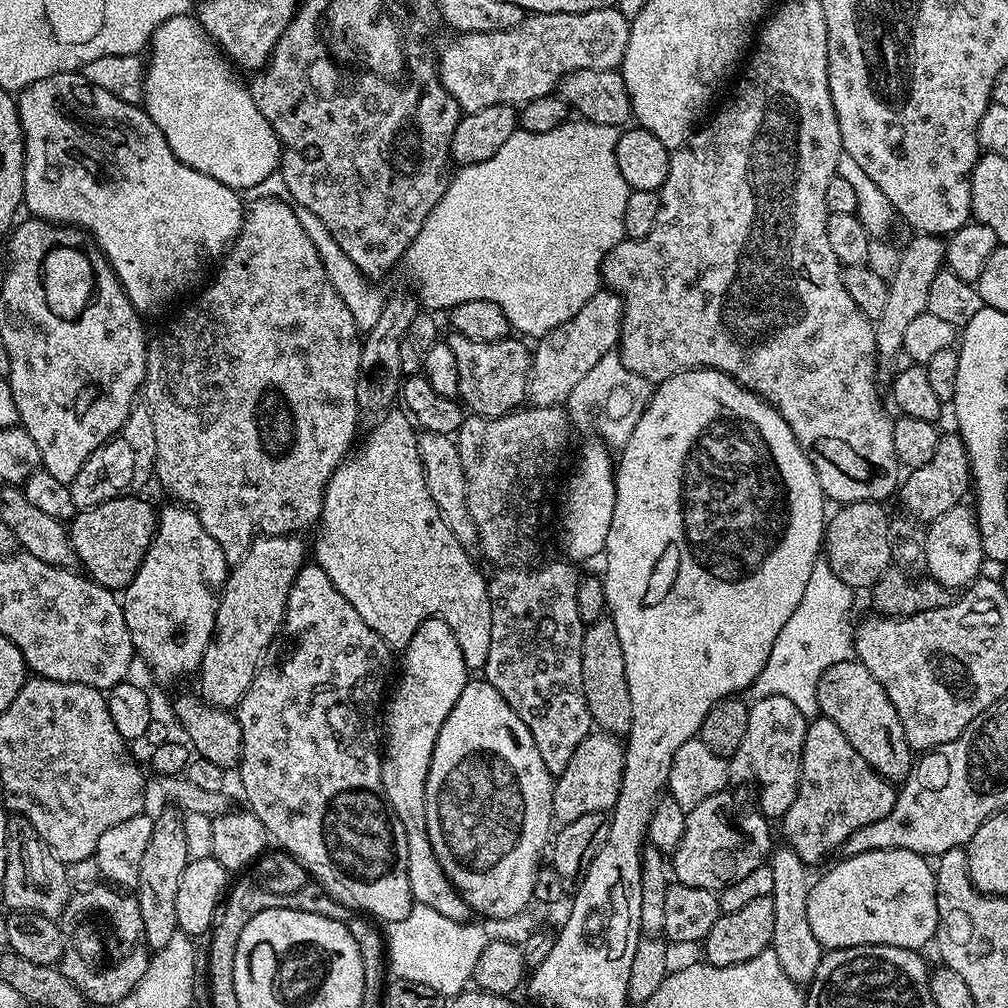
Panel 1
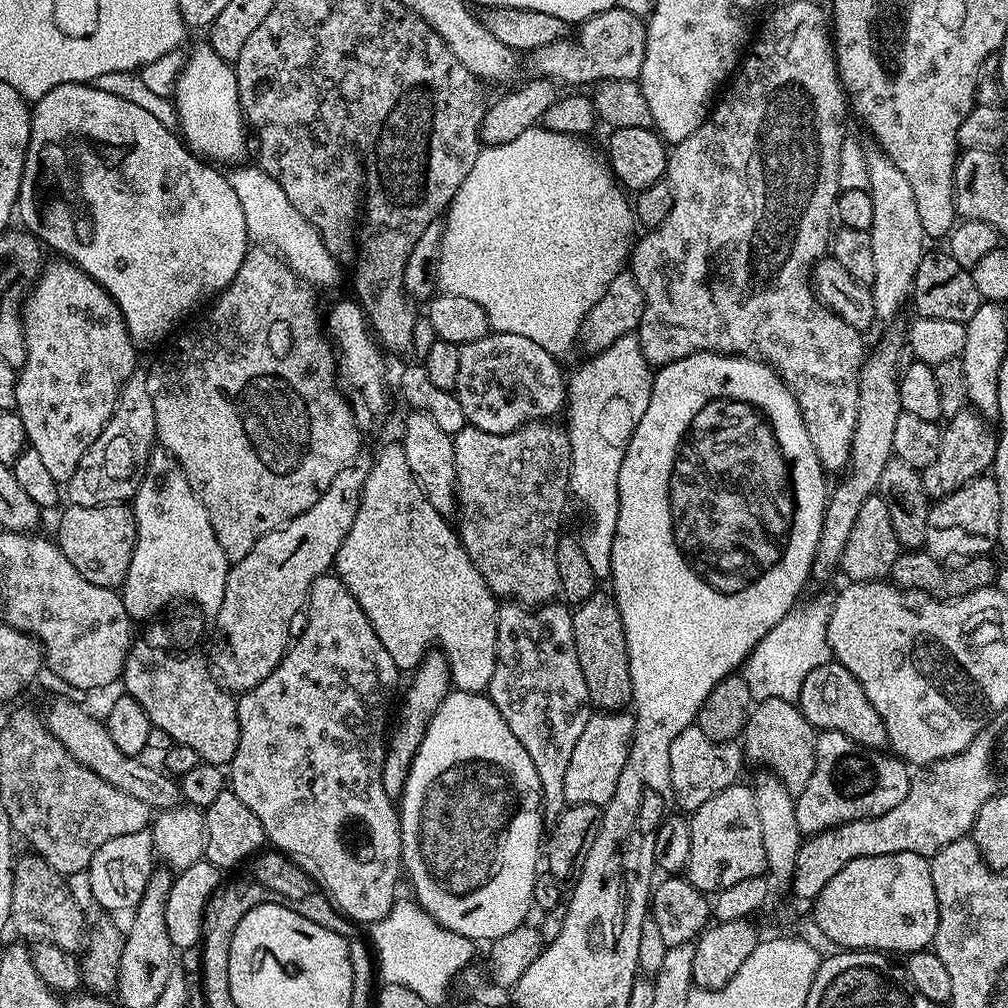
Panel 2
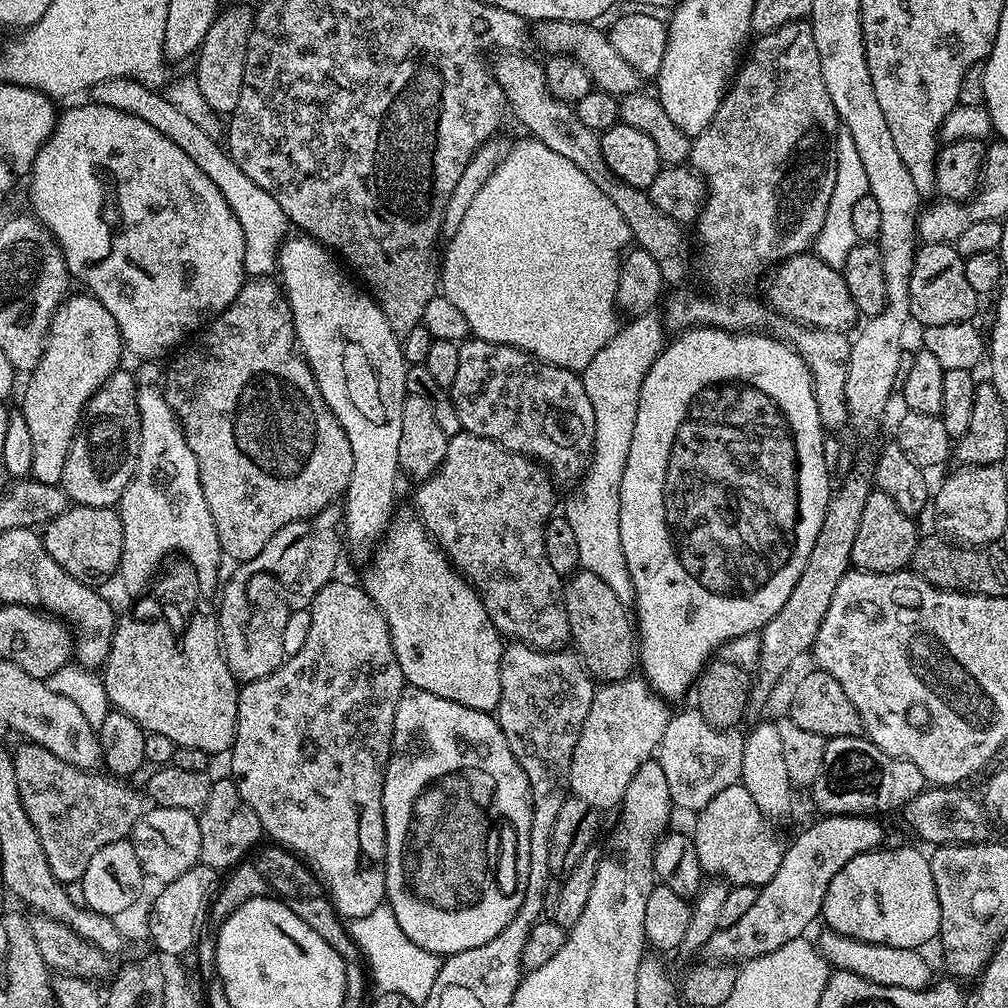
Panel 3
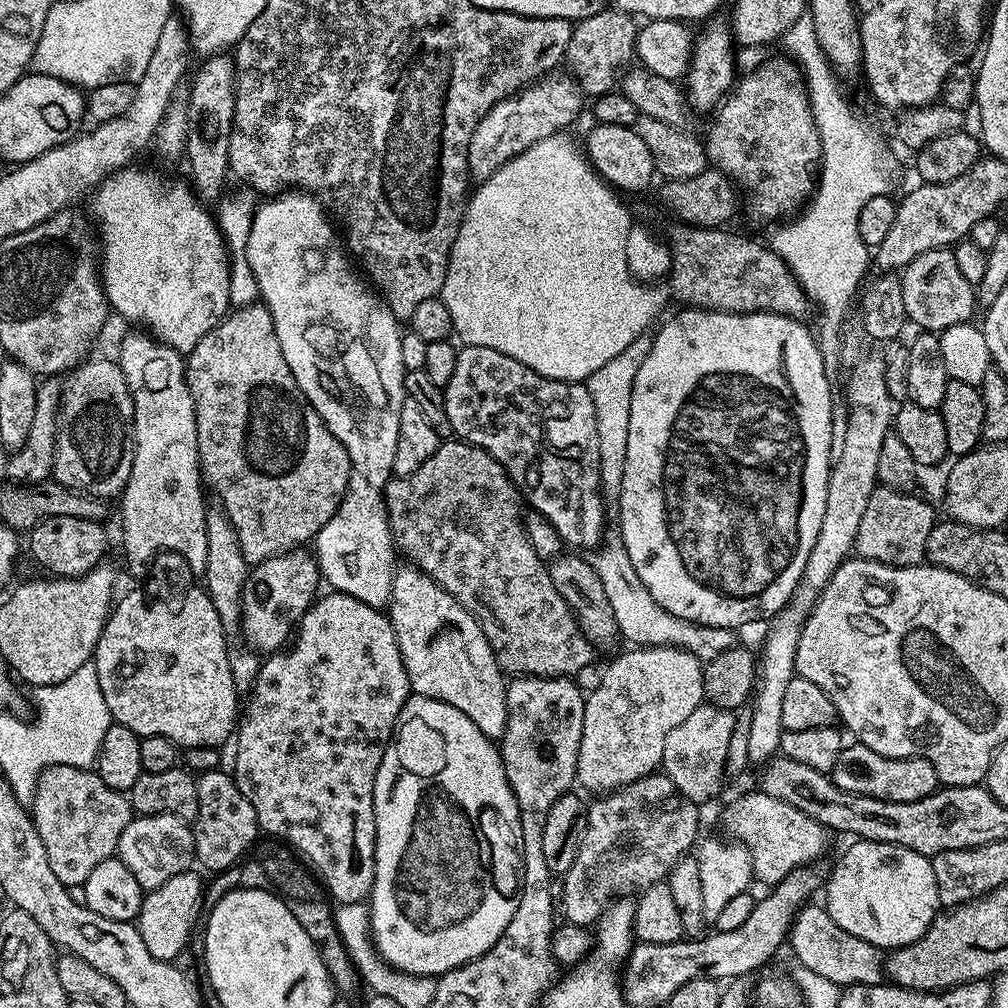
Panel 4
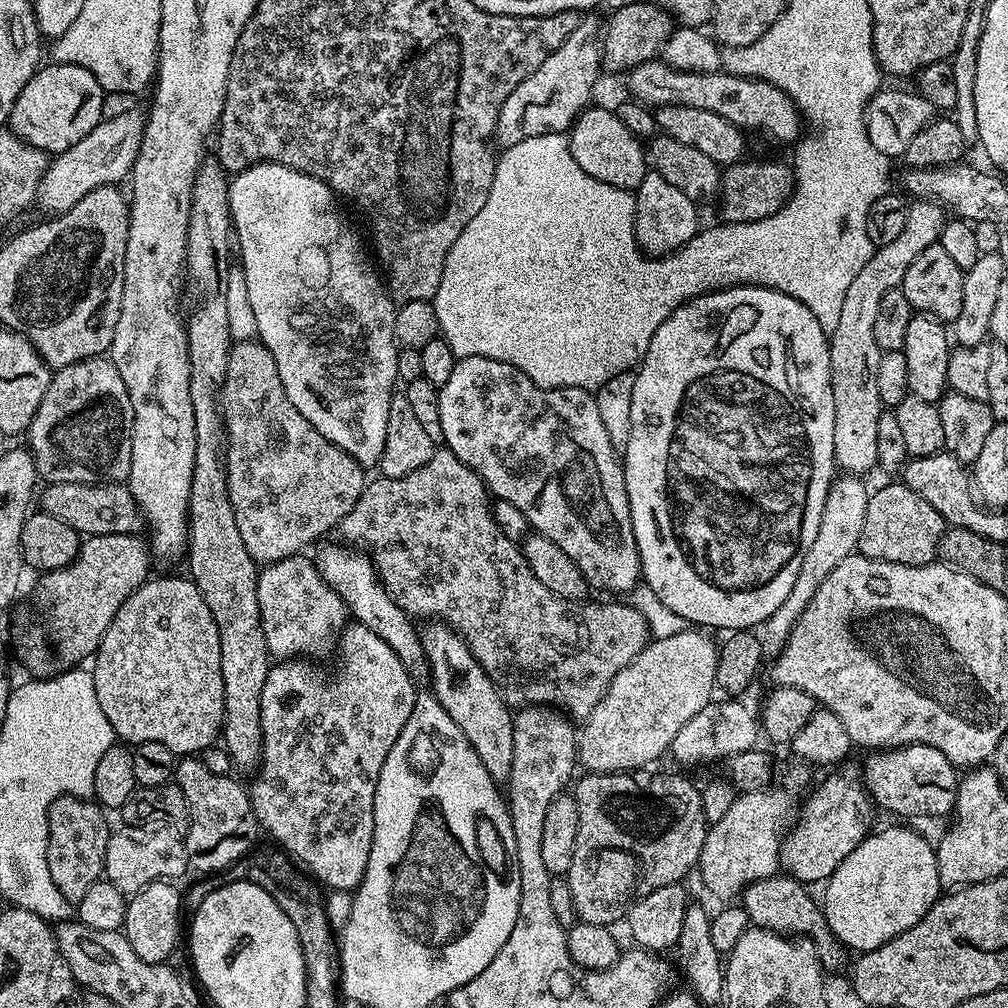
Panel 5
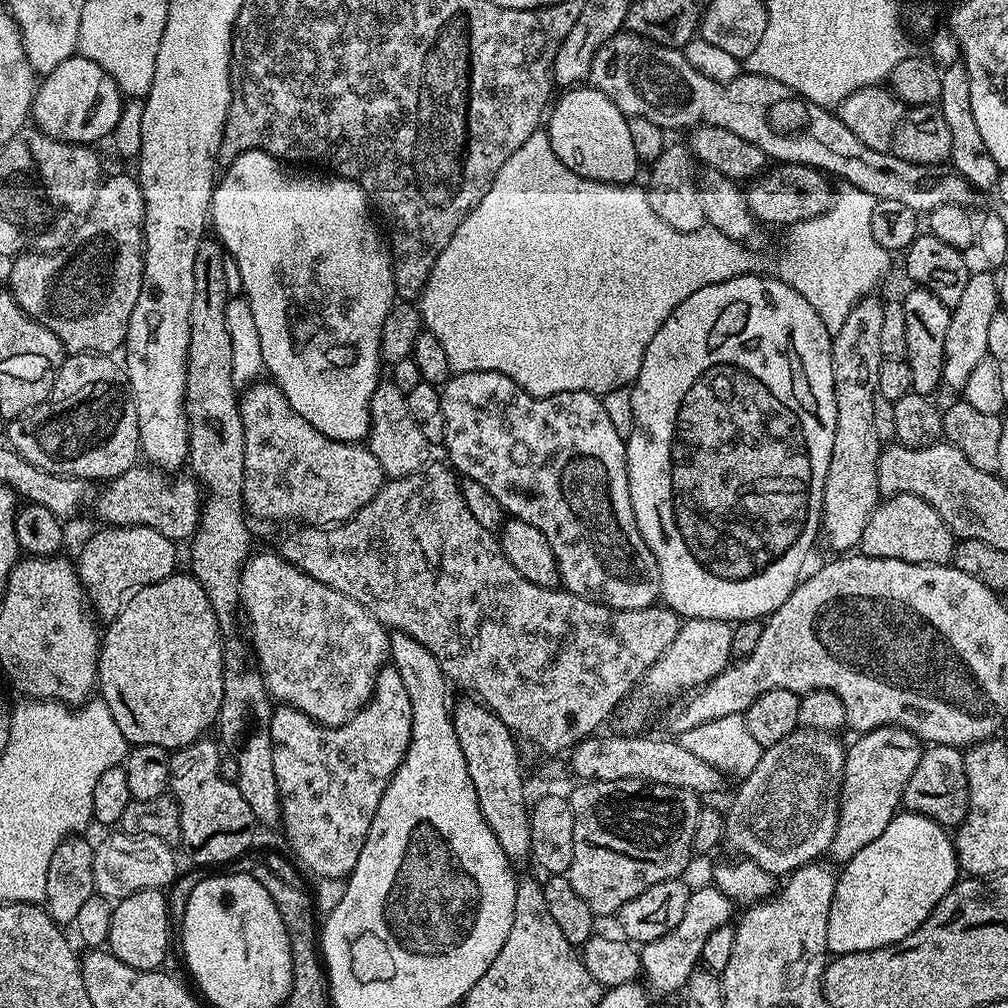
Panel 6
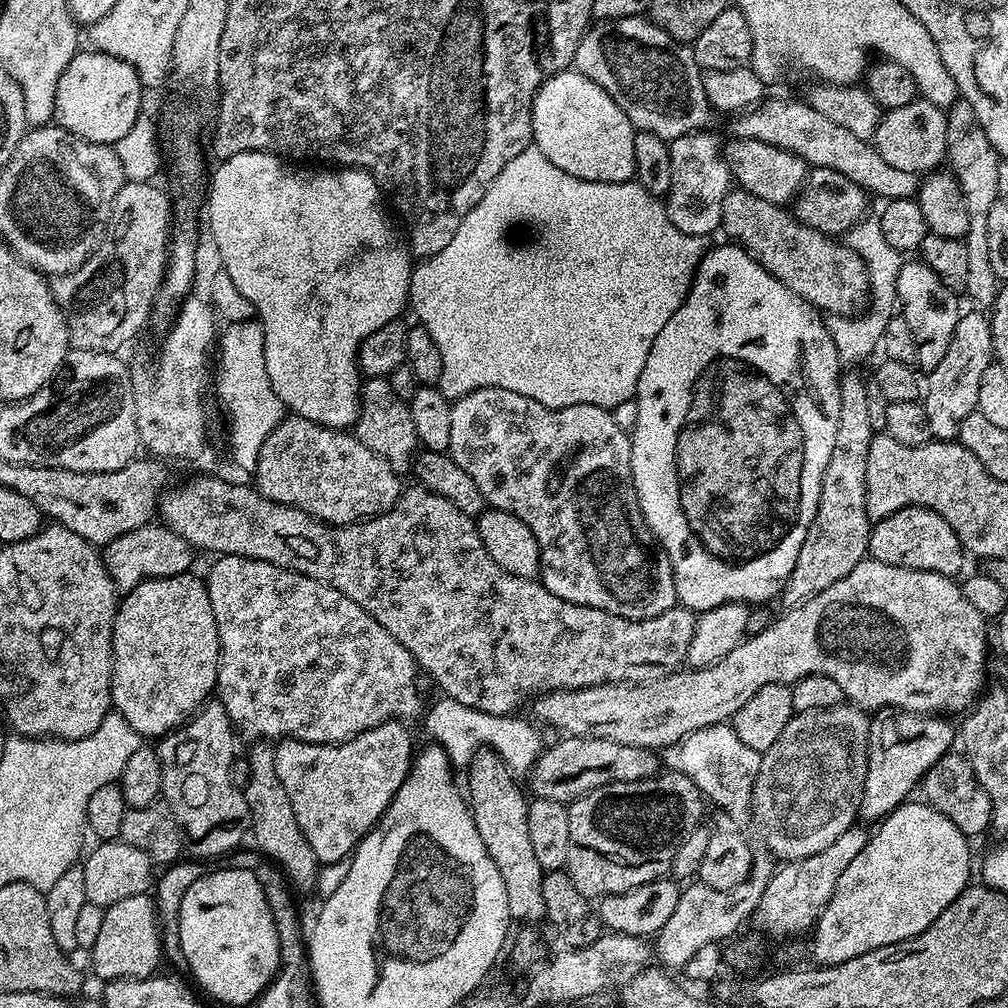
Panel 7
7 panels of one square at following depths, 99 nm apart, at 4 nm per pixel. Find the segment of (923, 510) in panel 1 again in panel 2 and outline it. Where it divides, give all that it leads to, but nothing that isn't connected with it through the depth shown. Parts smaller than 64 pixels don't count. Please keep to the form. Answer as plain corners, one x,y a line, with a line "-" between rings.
968,406
958,414
947,417
938,442
938,458
934,458
934,462
930,462
930,466
922,470
924,489
928,497
948,496
991,469
996,460
996,436
993,429
991,432
990,429
984,428
983,423
985,424
985,421
980,413

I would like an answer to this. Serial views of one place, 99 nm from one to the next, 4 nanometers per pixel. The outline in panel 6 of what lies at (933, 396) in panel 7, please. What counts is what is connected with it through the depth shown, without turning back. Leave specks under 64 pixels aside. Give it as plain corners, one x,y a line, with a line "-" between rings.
973,271
966,282
966,291
961,300
951,309
950,330
946,330
946,350
944,351
943,387
963,390
966,378
970,378
974,366
985,360
988,354
986,346
988,327
994,314
1001,307
998,280
991,271

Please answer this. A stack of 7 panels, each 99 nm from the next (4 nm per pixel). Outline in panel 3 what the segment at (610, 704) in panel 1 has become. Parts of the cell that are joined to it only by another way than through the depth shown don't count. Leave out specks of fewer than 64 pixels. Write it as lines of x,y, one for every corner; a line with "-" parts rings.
577,570
567,577
564,584
564,605
568,635
571,643
576,643
574,651
593,681
613,684
633,675
638,660
634,620
625,604
618,602
614,590
610,590
598,574

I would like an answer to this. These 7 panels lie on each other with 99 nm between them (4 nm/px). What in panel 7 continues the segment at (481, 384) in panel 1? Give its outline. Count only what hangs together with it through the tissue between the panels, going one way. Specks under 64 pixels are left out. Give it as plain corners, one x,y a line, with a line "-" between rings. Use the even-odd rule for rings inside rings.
479,388
463,396
461,400
452,401
452,409
450,410
450,446
447,453
454,462
458,462
458,466
462,466
462,470
466,470
466,474
470,474
470,478
474,478
474,483
478,486
478,490
484,495
485,501
491,507
501,508
503,512
509,512
518,518
522,518
522,522
526,522
526,526
530,526
530,530
534,530
534,538
540,547
538,579
540,583
546,586
546,590
550,590
550,594
558,594
558,598
562,598
566,602
574,602
582,606
606,610
610,614
618,614
622,618
630,618
631,620
654,618
666,610
677,607
678,601
676,599
676,587
674,586
674,574
670,566
670,558
663,550
658,550
652,531
648,529
648,523
644,521
642,510
638,506
638,498
634,490
634,482
632,481
632,441
629,433
618,430
618,422
614,422
609,409
590,406
589,404
578,404
566,406
565,408
547,408
542,406
542,402
534,402
534,398
526,398
522,394
514,394
514,390
-
578,442
584,448
590,446
592,454
584,454
584,450
582,450
582,458
580,458
576,470
572,470
570,476
564,478
564,486
560,488
558,494
554,494
554,496
552,494
550,496
538,496
540,490
548,488
546,486
546,476
550,472
548,470
550,464
556,458
560,458
560,454
570,450
572,446
578,446

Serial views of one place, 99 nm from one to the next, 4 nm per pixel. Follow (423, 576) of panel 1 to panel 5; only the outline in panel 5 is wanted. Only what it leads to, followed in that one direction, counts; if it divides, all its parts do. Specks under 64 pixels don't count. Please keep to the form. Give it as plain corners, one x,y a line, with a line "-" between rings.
428,622
424,630
419,633
423,659
428,659
428,676
432,679
430,691
436,700
458,722
458,730
466,734
470,746
474,746
474,754
482,760
482,766
490,772
493,780
497,782
507,781
510,774
510,762
514,760
514,726
512,718
513,709
502,698
502,694
494,686
494,682
484,672
484,667
474,658
468,644
456,632
452,631
443,622

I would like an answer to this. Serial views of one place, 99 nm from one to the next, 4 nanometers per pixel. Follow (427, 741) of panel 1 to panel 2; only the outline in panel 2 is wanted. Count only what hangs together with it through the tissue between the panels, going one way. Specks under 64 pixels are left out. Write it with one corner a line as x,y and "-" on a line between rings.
439,650
429,651
420,665
411,673
412,685
404,696
404,709
400,712
400,725
393,727
384,753
384,769
382,770
382,786
386,786
386,794
399,798
406,786
406,778
410,774
410,766
414,754
418,754
418,746
424,737
430,718
438,710
441,702
447,698
453,687
452,672
448,668
448,660

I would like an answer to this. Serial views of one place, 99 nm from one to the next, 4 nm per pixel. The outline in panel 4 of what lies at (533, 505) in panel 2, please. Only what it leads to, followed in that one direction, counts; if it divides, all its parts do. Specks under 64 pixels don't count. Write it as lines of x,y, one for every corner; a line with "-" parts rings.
459,438
445,439
438,446
438,450
434,450
434,454
430,454
430,458
426,458
426,462
422,462
422,466
418,466
418,470
414,470
414,474
396,476
388,481
384,491
384,501
388,507
388,521
392,527
392,543
398,549
399,555
401,552
408,559
405,561
409,565
419,568
431,580
436,580
438,586
445,588
454,598
458,598
458,602
462,602
462,606
466,606
466,610
470,610
470,614
482,626
482,630
494,650
494,658
505,674
512,678
518,676
579,677
579,672
592,660
594,645
584,637
584,631
580,629
580,624
570,605
564,601
562,594
558,594
558,590
554,590
554,582
548,573
548,564
536,553
534,546
530,546
528,535
524,529
520,491
517,490
516,484
494,457
486,454
486,450
475,448
472,444
466,444

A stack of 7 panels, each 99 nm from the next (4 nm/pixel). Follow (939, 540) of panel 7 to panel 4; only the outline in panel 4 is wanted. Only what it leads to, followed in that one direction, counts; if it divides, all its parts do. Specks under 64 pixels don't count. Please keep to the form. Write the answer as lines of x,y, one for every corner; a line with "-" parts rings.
878,486
870,494
870,502
866,502
866,510
856,535
855,555
861,560
873,560
895,568
923,564
926,560
926,538
930,538
930,530
936,523
938,516
916,494

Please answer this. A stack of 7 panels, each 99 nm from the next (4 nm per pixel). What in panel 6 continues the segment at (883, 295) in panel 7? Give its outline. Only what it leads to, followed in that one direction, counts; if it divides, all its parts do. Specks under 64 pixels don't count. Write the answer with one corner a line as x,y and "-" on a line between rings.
847,186
835,193
830,210
818,218
803,220
791,225
788,232
788,256
780,260
778,278
788,284
814,310
826,326
826,330
835,333
842,330
842,322
850,314
855,304
861,303
864,296
891,266
893,257
878,242
874,242
874,233
870,230
870,218
874,218
876,199
866,190

